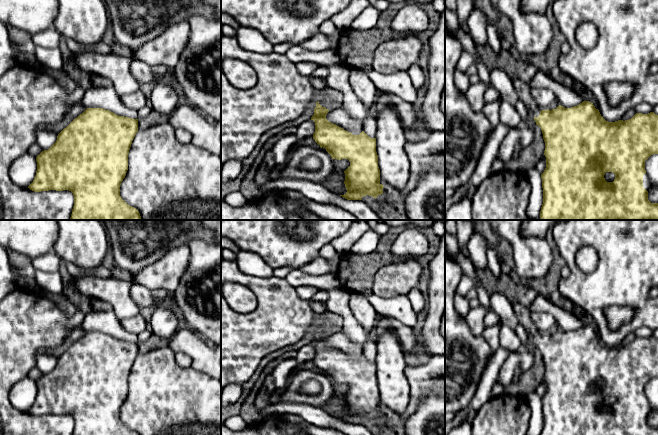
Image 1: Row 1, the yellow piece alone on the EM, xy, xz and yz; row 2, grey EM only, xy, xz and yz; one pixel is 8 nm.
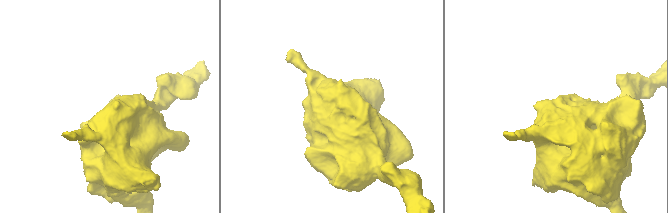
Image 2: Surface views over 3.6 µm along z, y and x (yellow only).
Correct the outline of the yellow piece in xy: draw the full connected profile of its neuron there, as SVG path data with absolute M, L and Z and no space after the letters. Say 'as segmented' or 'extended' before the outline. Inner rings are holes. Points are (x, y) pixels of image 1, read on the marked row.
as segmented | M87 108L57 136L56 142L37 157L37 170L28 188L34 192L69 190L74 196L70 220L142 220L139 211L120 196L120 185L128 170L128 154L138 132L138 119L119 116L103 108Z

